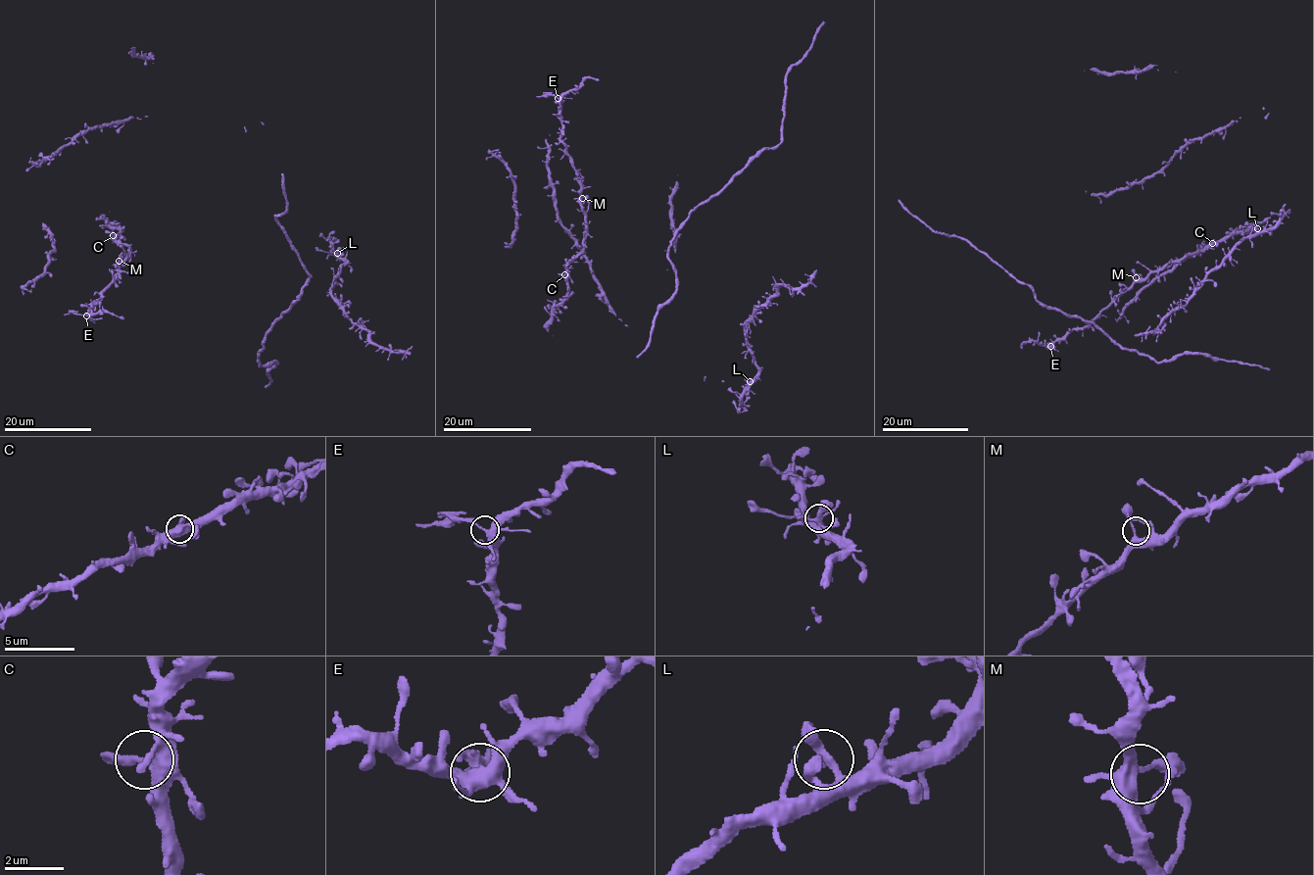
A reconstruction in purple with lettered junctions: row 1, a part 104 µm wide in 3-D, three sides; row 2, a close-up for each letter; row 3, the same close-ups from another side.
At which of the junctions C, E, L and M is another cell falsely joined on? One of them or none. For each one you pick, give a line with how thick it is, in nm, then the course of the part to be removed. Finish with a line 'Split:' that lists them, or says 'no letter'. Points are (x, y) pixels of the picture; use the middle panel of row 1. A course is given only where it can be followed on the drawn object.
E: Thickness 280 nm. Course of the part to remove: (558, 98), (552, 95), (536, 96)
Split: E

